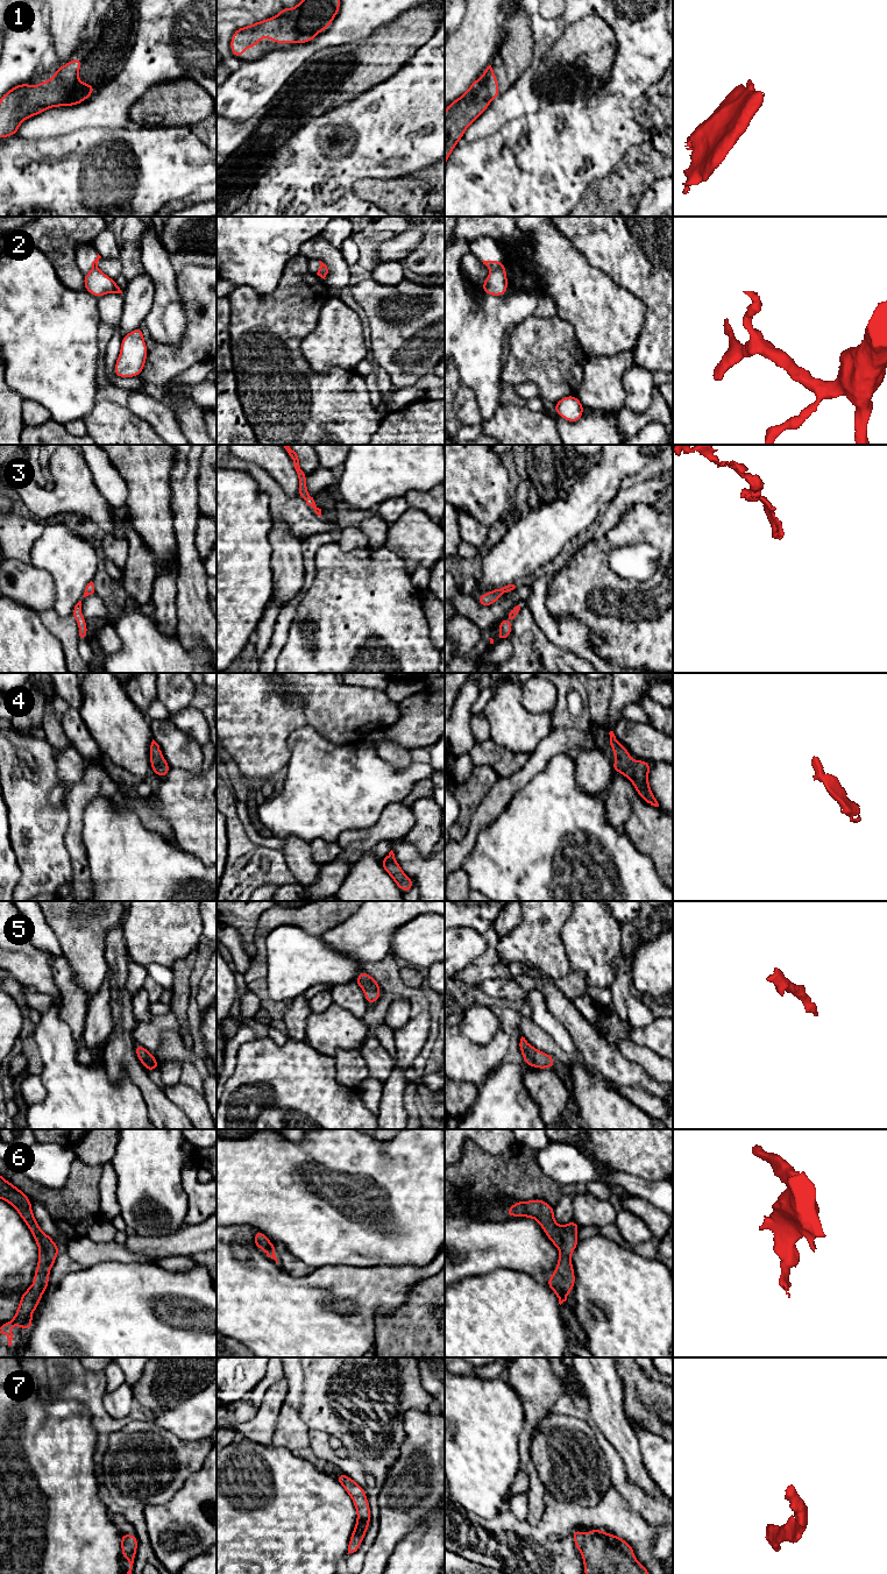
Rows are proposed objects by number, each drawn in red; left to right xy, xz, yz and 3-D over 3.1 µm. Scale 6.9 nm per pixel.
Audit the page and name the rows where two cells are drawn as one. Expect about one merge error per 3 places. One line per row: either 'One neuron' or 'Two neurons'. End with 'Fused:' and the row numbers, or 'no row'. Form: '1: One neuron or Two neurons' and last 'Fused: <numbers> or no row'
1: One neuron
2: Two neurons
3: One neuron
4: One neuron
5: One neuron
6: One neuron
7: One neuron
Fused: 2

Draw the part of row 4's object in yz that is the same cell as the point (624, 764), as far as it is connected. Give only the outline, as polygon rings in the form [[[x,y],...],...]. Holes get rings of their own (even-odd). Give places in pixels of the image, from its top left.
[[[610,731],[609,735],[612,753],[617,757],[612,764],[613,773],[620,772],[625,778],[631,780],[636,793],[638,793],[646,803],[659,807],[648,782],[651,764],[645,760],[633,761],[627,749],[616,739],[613,731]]]

